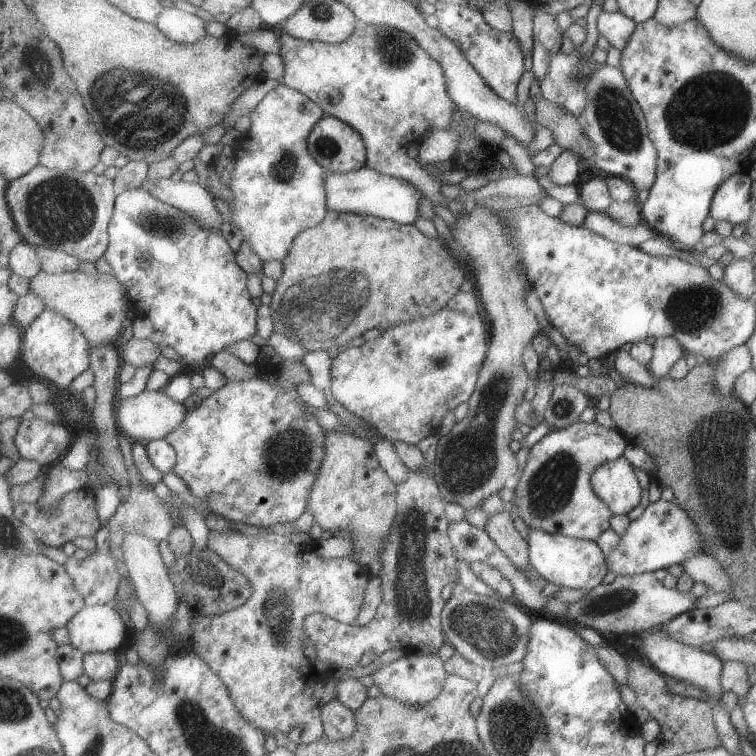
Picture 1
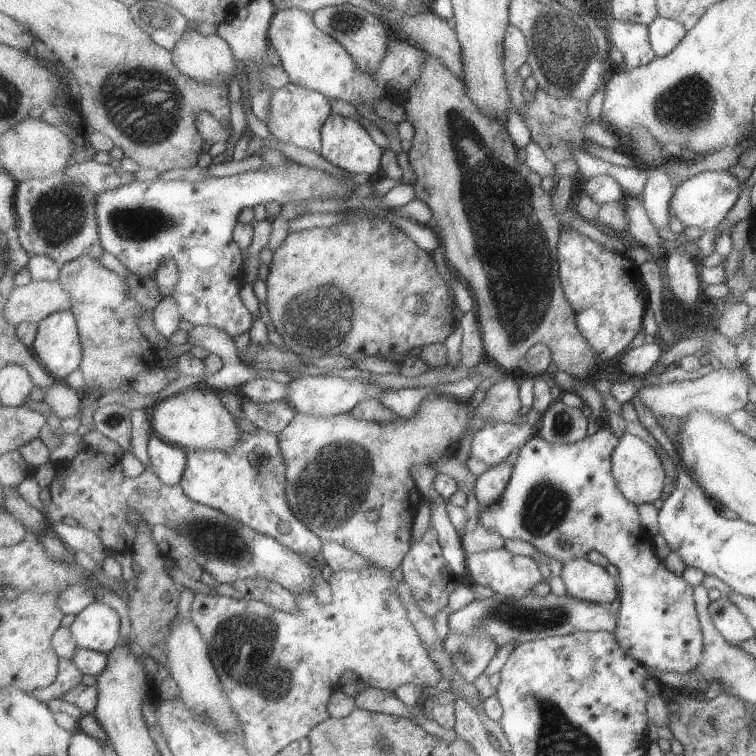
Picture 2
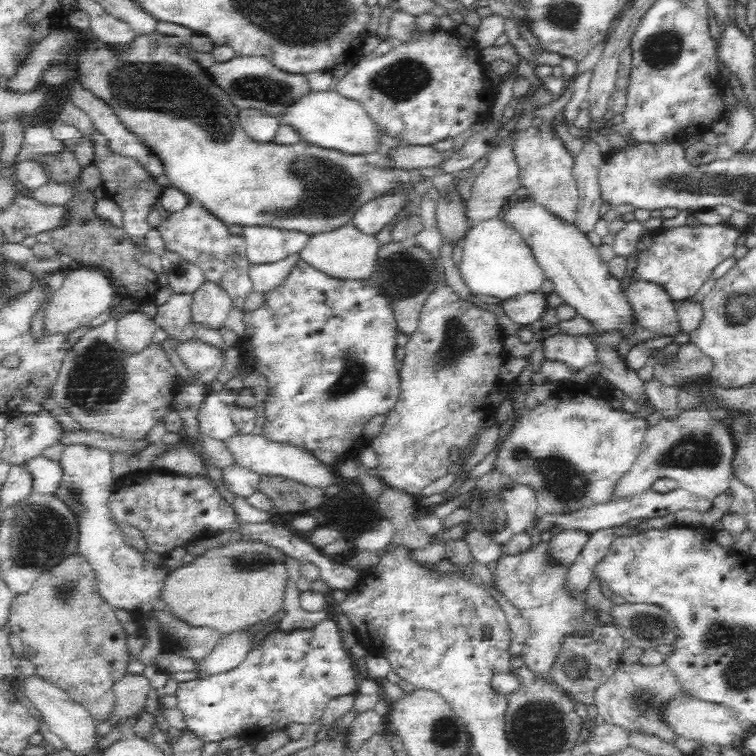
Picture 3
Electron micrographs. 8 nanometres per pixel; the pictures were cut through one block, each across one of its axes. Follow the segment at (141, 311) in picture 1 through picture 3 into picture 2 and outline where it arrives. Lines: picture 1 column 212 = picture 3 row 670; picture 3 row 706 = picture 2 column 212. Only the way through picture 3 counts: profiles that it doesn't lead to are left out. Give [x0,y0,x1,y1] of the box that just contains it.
[97,162,356,338]

